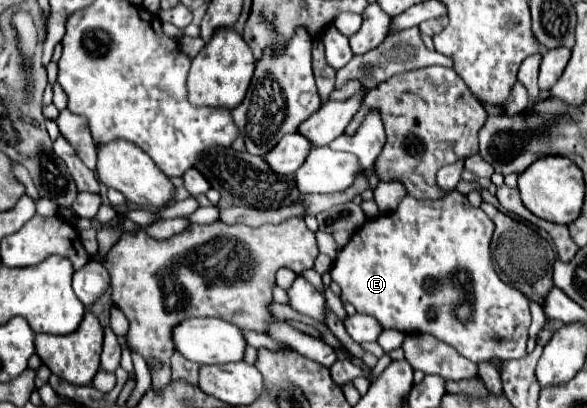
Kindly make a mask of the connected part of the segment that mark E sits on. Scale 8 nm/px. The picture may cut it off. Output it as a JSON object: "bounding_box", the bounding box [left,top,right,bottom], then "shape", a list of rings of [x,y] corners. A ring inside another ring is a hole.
{"bounding_box":[331,191,531,363],"shape":[[[453,191],[447,197],[439,199],[439,201],[419,201],[415,197],[405,197],[401,201],[401,205],[397,207],[397,211],[389,213],[389,215],[379,215],[371,221],[367,221],[353,237],[351,241],[339,251],[335,265],[331,267],[331,279],[341,287],[341,301],[343,303],[351,303],[359,313],[371,315],[375,317],[383,329],[397,329],[403,333],[429,333],[437,339],[441,339],[443,343],[455,347],[463,357],[471,359],[473,363],[481,363],[487,359],[521,359],[527,355],[527,335],[529,335],[529,325],[531,325],[531,313],[529,313],[529,301],[527,297],[517,291],[515,287],[503,283],[499,279],[499,275],[495,273],[493,261],[491,261],[491,237],[493,237],[493,221],[477,207],[473,207],[465,195]]]}

